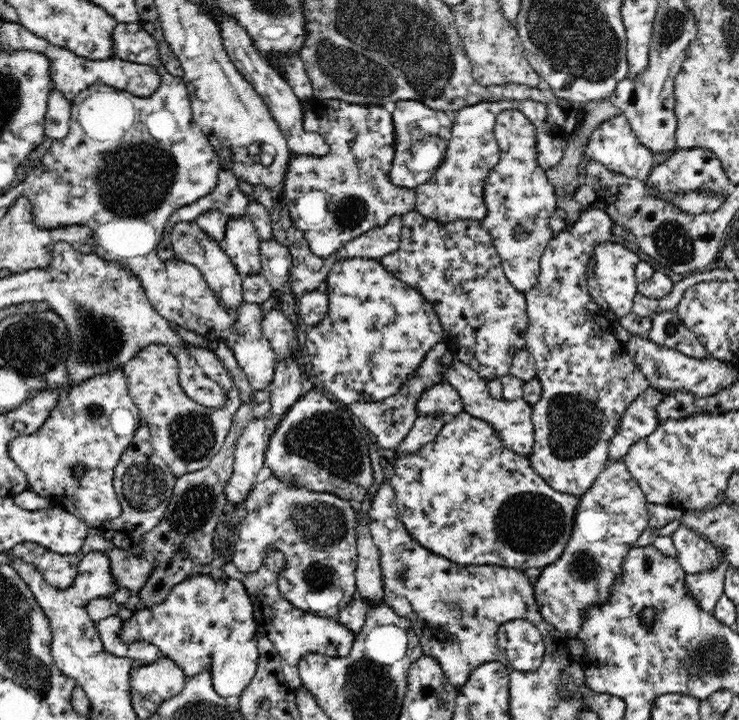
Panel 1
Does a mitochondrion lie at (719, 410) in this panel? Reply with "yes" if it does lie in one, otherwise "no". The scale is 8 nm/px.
no

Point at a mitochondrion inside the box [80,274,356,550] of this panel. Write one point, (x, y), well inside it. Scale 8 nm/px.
(192, 437)

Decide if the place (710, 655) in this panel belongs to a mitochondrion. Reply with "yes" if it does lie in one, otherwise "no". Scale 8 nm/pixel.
yes

